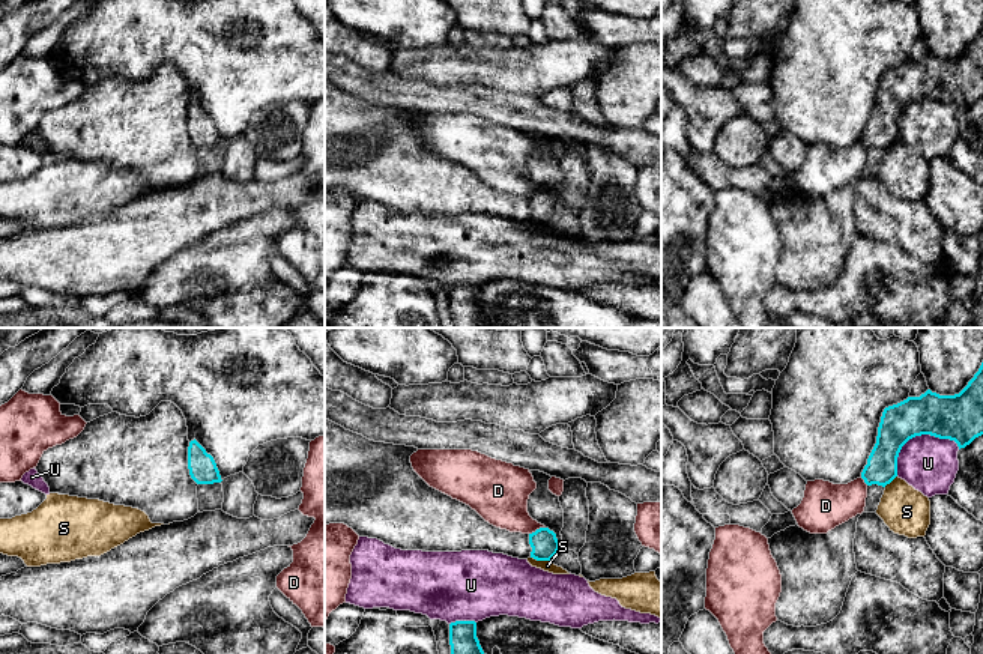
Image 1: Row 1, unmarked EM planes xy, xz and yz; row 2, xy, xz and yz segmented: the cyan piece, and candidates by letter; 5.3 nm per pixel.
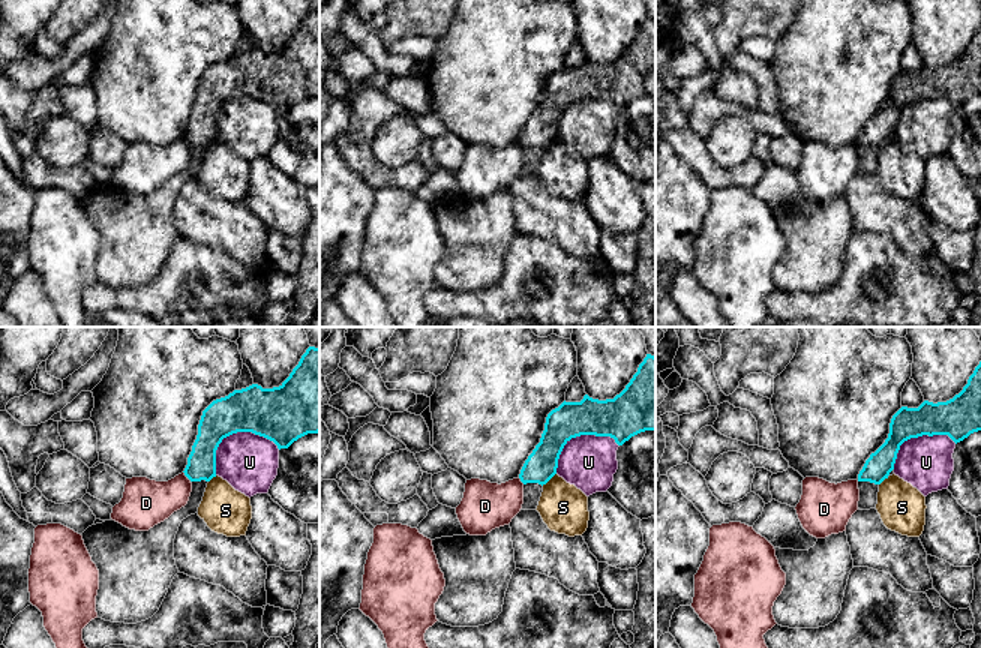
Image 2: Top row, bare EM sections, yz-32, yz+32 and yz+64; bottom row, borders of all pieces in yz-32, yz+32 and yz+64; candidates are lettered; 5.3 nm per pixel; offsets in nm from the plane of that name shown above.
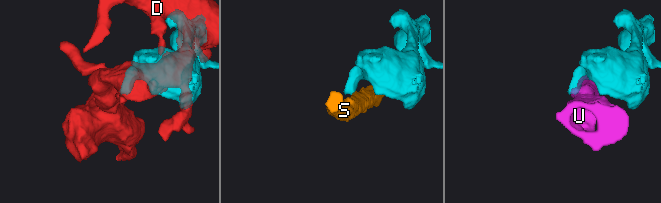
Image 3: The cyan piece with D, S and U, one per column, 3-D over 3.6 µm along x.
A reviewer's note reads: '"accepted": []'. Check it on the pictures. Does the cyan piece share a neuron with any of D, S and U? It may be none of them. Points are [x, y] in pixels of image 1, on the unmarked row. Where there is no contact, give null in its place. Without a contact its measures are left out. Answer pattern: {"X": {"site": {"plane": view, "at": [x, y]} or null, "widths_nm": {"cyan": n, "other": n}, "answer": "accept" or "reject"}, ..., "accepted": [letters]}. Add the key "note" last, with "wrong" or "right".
{"D": {"site": {"plane": "xz", "at": [537, 193]}, "widths_nm": {"cyan": 150, "other": 280}, "answer": "reject"}, "S": {"site": {"plane": "xz", "at": [541, 223]}, "widths_nm": {"cyan": 150, "other": 60}, "answer": "reject"}, "U": {"site": {"plane": "yz", "at": [917, 98]}, "widths_nm": {"cyan": 240, "other": 300}, "answer": "reject"}, "accepted": [], "note": "right"}

